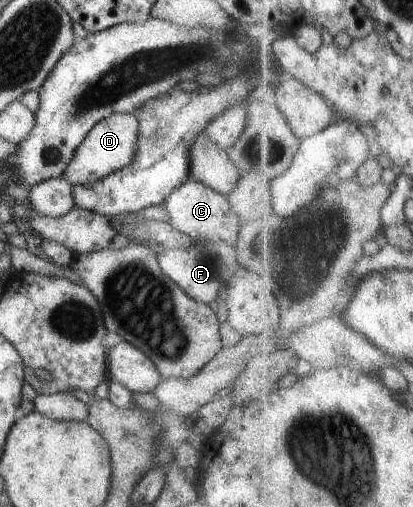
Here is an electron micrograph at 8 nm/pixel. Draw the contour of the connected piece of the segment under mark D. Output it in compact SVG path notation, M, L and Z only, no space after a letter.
M112 113L100 119L89 131L86 137L74 149L72 159L66 163L62 173L70 185L86 185L94 183L122 167L126 167L136 151L136 133L138 133L138 119L133 114Z

